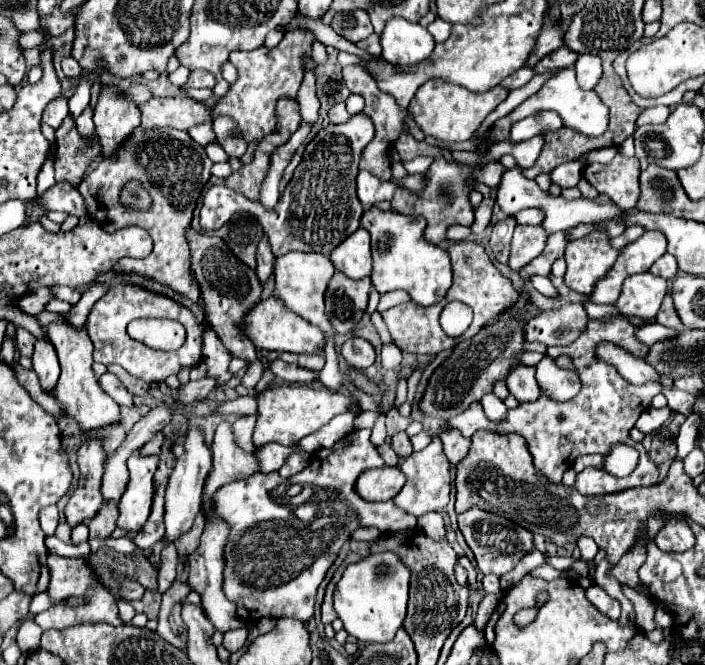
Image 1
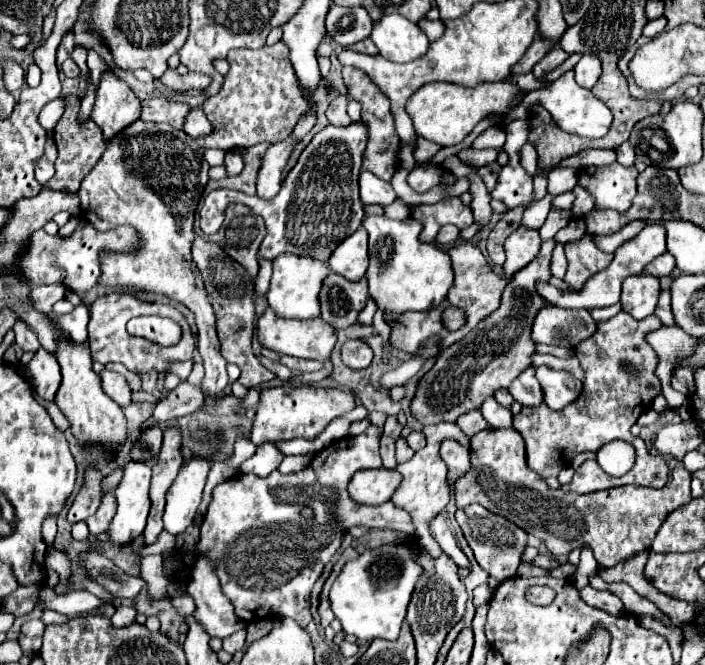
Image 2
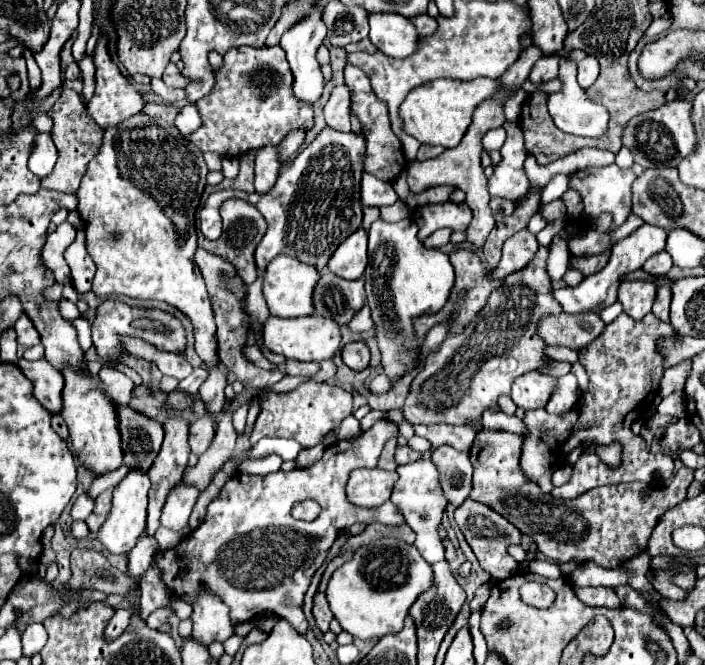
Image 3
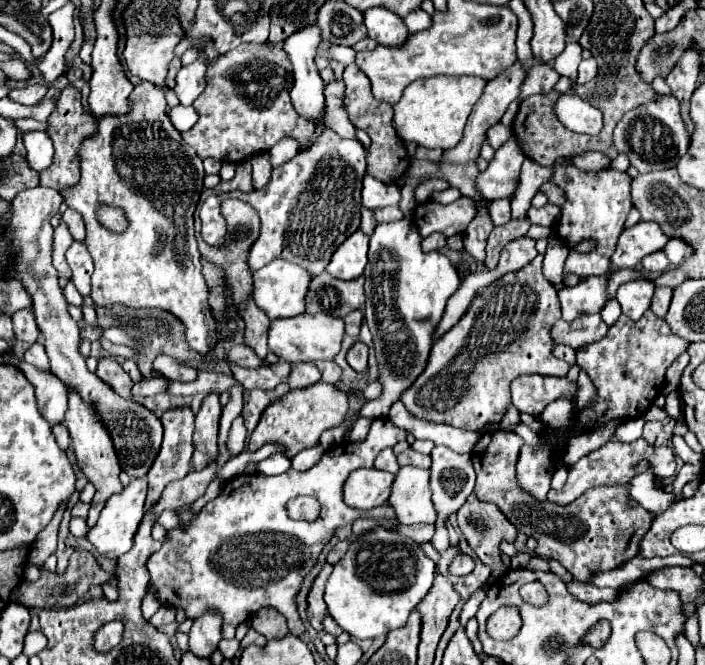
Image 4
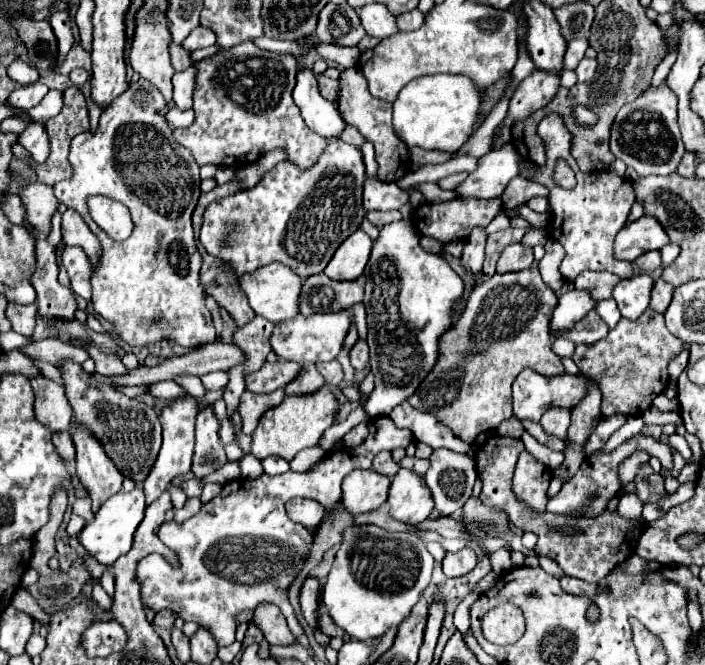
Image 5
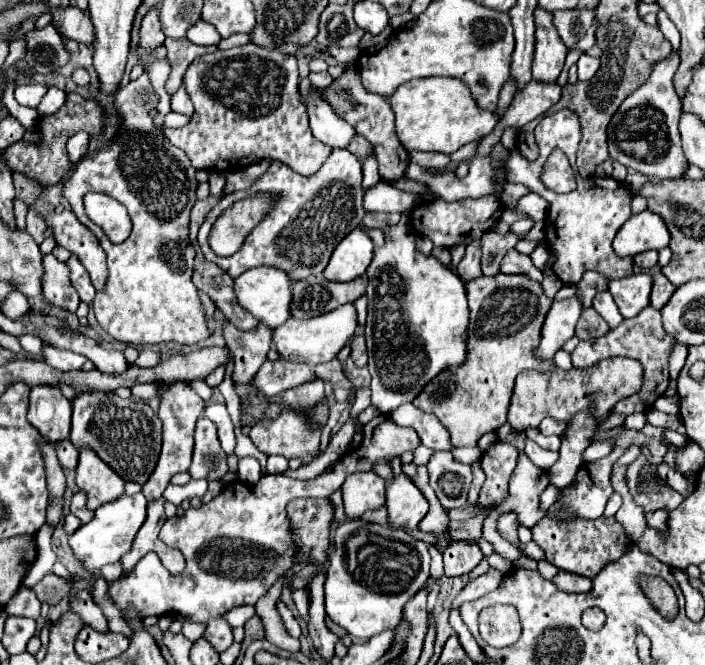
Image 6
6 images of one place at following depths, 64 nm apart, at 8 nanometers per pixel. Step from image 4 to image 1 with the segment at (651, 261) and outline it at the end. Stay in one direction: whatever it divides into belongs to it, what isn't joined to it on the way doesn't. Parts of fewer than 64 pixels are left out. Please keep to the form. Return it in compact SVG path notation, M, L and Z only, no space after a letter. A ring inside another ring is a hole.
M664 254L662 258L658 258L658 260L652 264L650 272L656 274L656 276L662 276L662 278L666 278L666 280L672 280L672 278L678 274L678 264L676 264L676 260L674 260L670 254Z

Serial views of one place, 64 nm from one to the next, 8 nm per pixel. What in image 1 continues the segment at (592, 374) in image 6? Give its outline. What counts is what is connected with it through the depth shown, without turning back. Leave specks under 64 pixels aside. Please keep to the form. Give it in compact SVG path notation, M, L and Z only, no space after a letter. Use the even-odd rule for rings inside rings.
M520 366L516 368L516 372L510 372L506 386L516 396L518 402L534 402L540 396L540 386L536 384L534 366Z

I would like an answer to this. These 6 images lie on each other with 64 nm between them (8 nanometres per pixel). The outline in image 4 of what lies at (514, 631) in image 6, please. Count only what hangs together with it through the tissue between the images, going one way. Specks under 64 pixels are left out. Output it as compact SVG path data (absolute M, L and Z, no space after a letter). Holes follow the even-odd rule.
M500 608L490 620L488 620L488 634L496 640L508 640L518 634L520 628L520 614L516 608Z

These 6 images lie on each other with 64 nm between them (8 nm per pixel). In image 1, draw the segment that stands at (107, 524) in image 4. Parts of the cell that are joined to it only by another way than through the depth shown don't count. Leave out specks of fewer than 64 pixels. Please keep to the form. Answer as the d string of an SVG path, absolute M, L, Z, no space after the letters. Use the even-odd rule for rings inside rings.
M132 454L128 458L130 484L120 500L120 518L118 526L130 532L142 530L150 516L152 498L154 498L154 474L158 470L158 456L140 456Z

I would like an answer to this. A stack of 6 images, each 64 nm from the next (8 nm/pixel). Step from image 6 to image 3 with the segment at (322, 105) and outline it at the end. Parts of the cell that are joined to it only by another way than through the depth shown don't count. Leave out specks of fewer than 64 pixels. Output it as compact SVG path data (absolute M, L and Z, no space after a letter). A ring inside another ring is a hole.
M316 4L316 8L312 8L312 12L308 16L304 16L304 20L300 20L288 32L284 32L284 36L280 40L280 46L288 54L288 62L290 62L292 74L294 74L294 94L302 102L314 104L322 96L324 78L322 78L322 72L320 72L320 64L316 60L316 50L322 44L322 40L326 38L326 32L328 30L326 30L326 24L322 20L322 6Z

